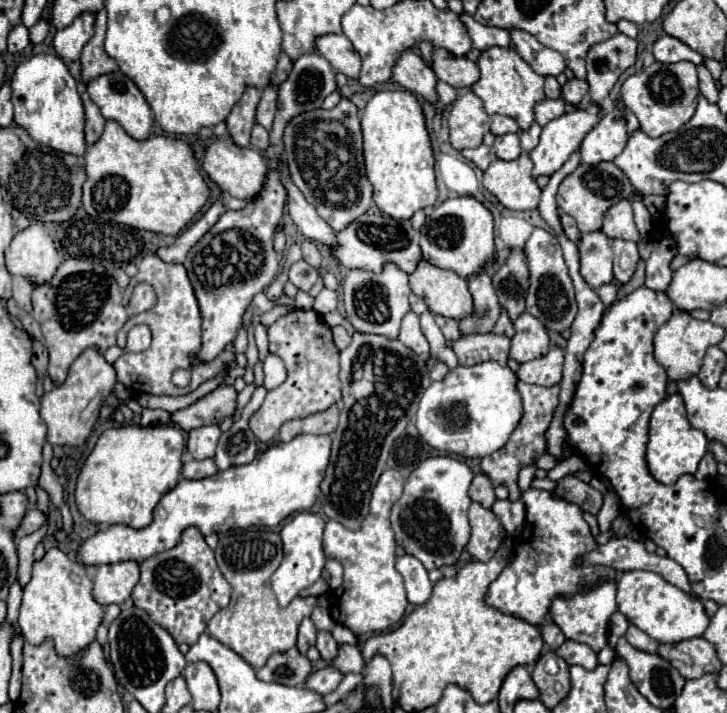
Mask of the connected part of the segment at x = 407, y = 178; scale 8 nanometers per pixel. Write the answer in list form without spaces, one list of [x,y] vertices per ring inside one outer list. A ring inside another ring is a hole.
[[[378,91],[362,115],[366,177],[374,187],[374,203],[392,219],[410,219],[416,211],[434,205],[438,197],[434,151],[426,117],[418,97],[410,91]]]

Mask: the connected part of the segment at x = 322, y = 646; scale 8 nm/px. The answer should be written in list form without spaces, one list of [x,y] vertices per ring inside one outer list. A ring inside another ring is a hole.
[[[328,631],[318,633],[316,649],[320,651],[320,657],[322,657],[326,663],[332,663],[332,659],[336,659],[336,655],[338,655],[338,643],[334,641],[334,637],[332,637]]]

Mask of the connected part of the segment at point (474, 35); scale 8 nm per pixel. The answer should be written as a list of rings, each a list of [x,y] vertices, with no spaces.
[[[462,13],[460,15],[460,21],[466,25],[468,33],[470,33],[470,39],[472,39],[472,45],[480,51],[484,51],[486,47],[492,47],[492,45],[500,45],[500,47],[510,47],[510,35],[506,29],[498,29],[498,27],[488,27],[488,25],[482,25],[478,23],[472,15],[468,13]]]

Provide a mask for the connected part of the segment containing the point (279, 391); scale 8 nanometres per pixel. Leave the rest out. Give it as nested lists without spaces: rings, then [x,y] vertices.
[[[292,309],[268,329],[268,339],[270,353],[278,355],[284,361],[288,379],[280,387],[268,391],[260,409],[250,417],[250,429],[262,443],[272,441],[278,435],[282,423],[326,411],[340,401],[338,349],[332,341],[330,327],[324,323],[320,313],[316,313],[314,309]]]

